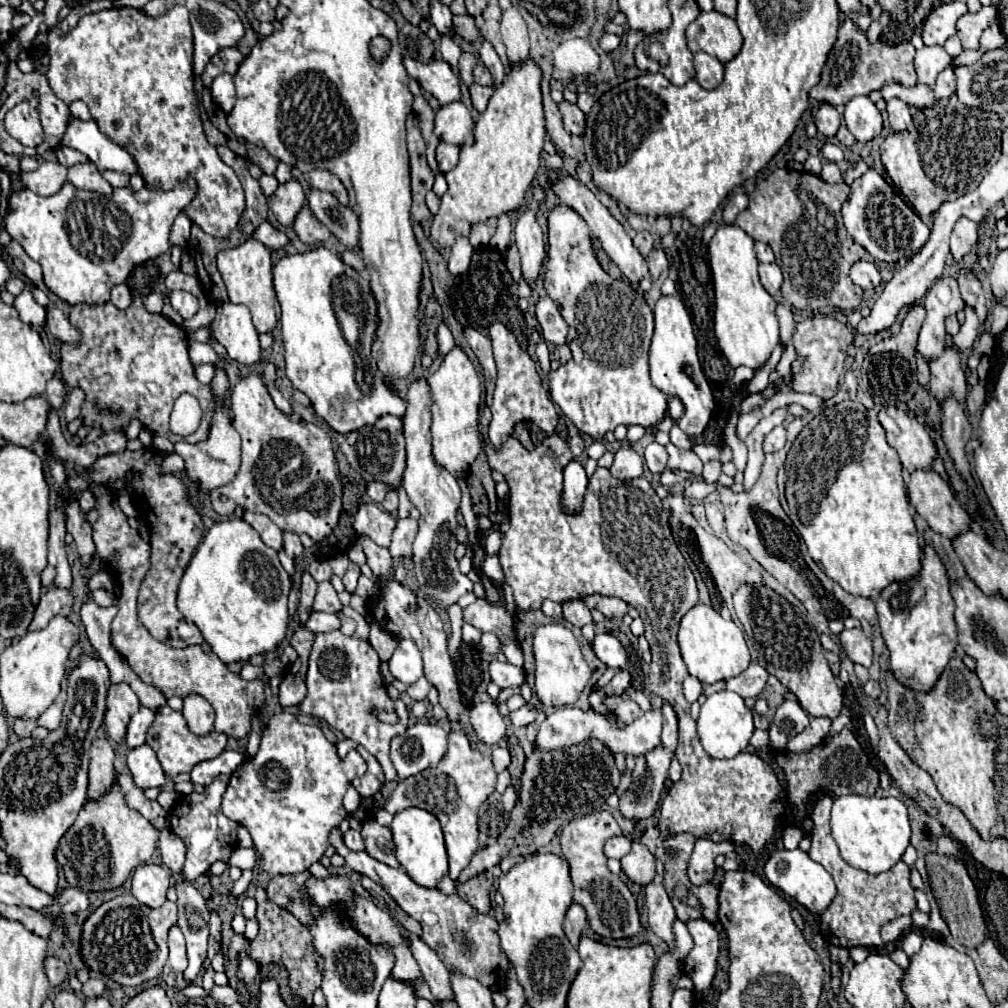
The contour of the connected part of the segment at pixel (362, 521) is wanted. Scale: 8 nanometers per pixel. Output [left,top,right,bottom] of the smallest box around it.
[351,503,395,547]

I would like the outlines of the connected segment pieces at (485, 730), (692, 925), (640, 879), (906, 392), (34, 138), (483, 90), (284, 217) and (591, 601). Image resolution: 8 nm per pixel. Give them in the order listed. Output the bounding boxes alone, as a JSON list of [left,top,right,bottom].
[[471,701,507,745],[683,919,719,991],[621,841,655,885],[865,303,925,407],[5,93,43,147],[469,83,493,113],[269,179,305,225],[585,595,627,619]]

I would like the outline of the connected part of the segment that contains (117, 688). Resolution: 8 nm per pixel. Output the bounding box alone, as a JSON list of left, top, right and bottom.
[105,683,141,743]

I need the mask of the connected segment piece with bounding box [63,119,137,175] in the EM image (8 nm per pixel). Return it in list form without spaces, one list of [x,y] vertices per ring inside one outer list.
[[[73,119],[65,131],[63,145],[85,153],[101,171],[111,169],[125,175],[137,173],[137,165],[133,157],[125,149],[115,145],[107,135],[103,135],[97,129],[95,121]]]

